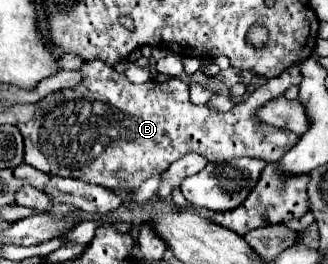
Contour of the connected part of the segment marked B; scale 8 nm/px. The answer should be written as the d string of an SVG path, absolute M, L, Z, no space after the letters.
M101 60L85 62L81 72L85 74L85 80L77 88L49 94L39 102L39 110L29 122L17 124L25 138L25 164L51 176L77 178L111 190L137 190L147 178L165 172L175 160L189 152L201 154L207 162L223 162L239 156L277 162L299 142L299 136L291 130L281 130L255 118L255 110L259 106L281 96L287 88L301 84L299 66L291 66L277 78L265 80L245 102L233 106L229 112L213 112L205 104L191 104L189 86L177 78L169 78L163 82L149 80L143 84L131 84L127 76L119 74L113 66L107 66Z

